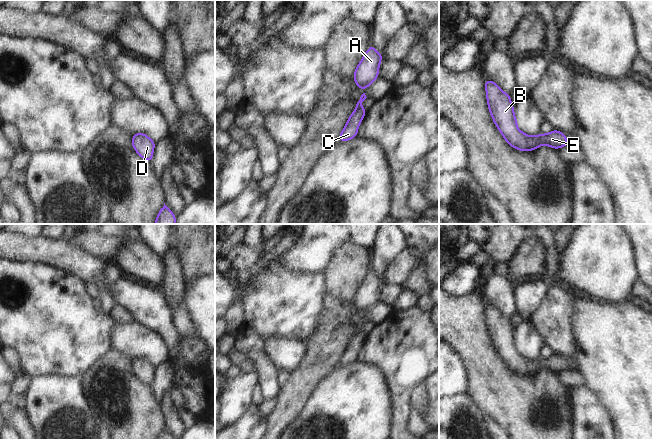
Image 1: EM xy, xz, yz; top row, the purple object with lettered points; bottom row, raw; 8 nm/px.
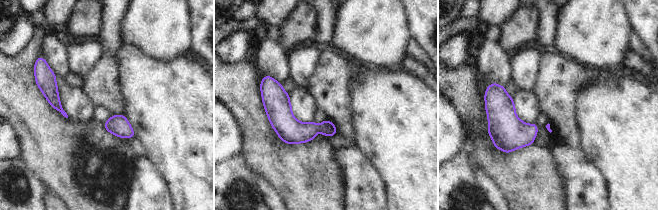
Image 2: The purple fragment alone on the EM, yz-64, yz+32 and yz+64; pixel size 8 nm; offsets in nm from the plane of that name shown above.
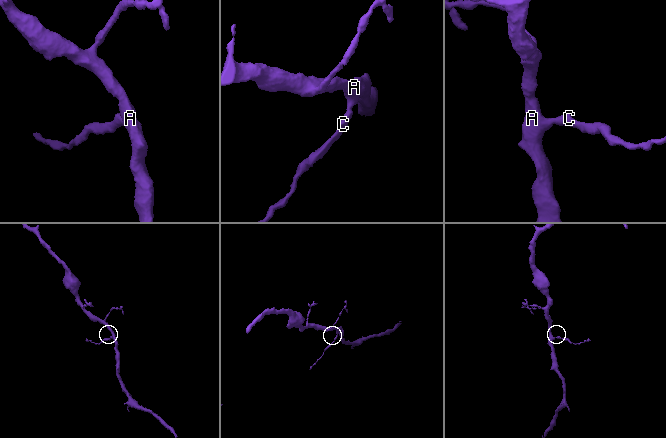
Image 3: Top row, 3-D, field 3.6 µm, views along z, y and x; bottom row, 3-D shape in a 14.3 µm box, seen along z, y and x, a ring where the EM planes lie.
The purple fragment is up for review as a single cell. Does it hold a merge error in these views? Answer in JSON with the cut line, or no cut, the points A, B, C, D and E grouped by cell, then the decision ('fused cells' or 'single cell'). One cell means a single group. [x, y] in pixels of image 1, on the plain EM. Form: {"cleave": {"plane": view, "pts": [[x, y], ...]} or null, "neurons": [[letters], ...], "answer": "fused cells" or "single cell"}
{"cleave": null, "neurons": [["A", "B", "C", "D", "E"]], "answer": "single cell"}

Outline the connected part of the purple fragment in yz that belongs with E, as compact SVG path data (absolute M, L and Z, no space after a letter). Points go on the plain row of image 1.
M488 303L485 304L485 313L487 329L495 350L511 371L520 375L532 375L541 369L550 370L554 373L570 370L567 361L558 354L535 360L523 357L517 351L510 318L503 316L495 306Z

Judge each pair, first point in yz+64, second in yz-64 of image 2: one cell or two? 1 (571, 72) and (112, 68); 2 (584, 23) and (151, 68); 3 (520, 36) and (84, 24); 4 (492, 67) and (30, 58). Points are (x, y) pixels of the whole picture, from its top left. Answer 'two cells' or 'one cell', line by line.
1: one cell
2: two cells
3: one cell
4: two cells

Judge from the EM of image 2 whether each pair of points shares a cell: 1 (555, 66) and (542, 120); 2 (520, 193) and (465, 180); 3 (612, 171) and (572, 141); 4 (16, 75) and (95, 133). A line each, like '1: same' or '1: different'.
1: different
2: different
3: different
4: same

